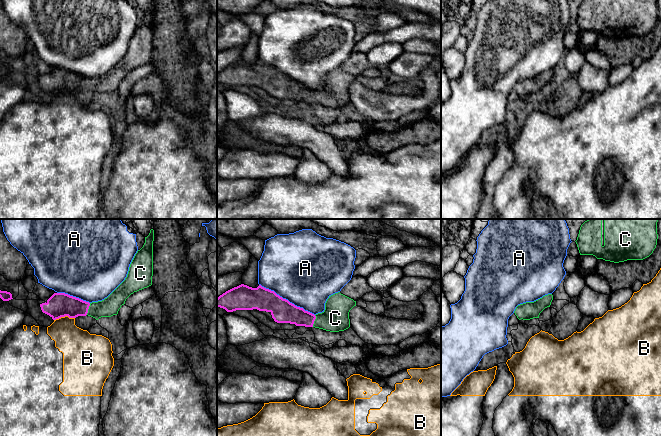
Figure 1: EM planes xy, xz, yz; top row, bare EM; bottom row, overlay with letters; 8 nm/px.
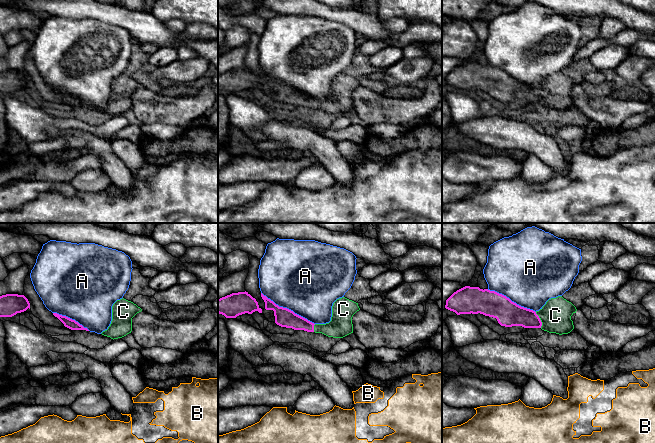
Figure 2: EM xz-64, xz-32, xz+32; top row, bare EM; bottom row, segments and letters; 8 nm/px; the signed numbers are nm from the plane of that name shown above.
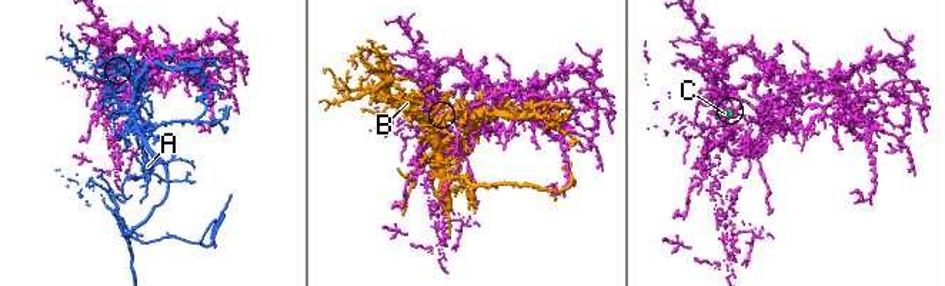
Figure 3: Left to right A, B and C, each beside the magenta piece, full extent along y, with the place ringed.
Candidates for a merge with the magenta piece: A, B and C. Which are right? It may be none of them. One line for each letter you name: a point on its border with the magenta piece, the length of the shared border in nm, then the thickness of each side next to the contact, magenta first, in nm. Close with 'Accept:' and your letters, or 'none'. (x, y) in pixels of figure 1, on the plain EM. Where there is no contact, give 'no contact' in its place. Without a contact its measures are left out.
C: xy (87, 85) | 100 nm | 190/150 nm
Accept: C

